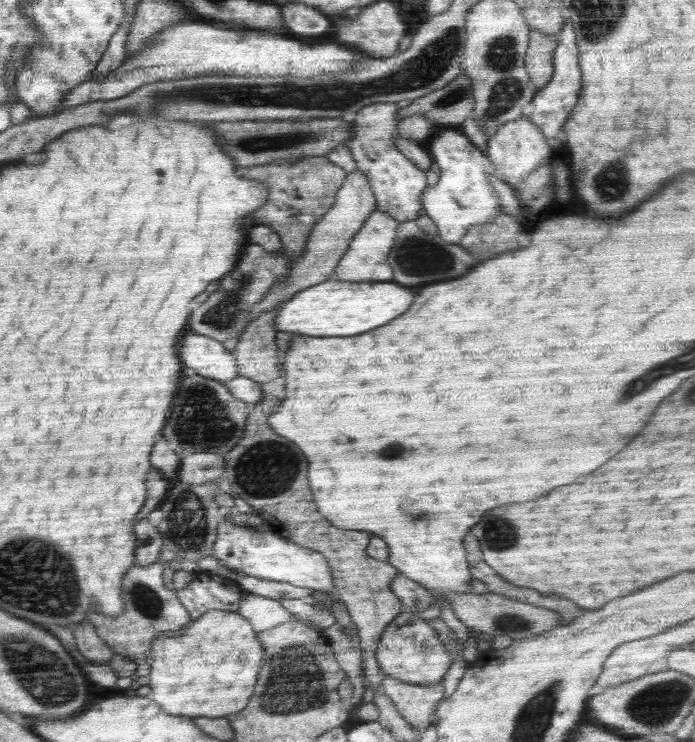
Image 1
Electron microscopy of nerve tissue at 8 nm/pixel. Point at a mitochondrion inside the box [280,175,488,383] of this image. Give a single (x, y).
(420, 258)

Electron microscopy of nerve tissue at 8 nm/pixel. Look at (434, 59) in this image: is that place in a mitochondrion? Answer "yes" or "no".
yes

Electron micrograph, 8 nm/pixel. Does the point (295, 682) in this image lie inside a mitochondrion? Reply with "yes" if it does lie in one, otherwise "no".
yes

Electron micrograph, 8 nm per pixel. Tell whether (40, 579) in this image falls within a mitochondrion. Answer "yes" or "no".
yes

